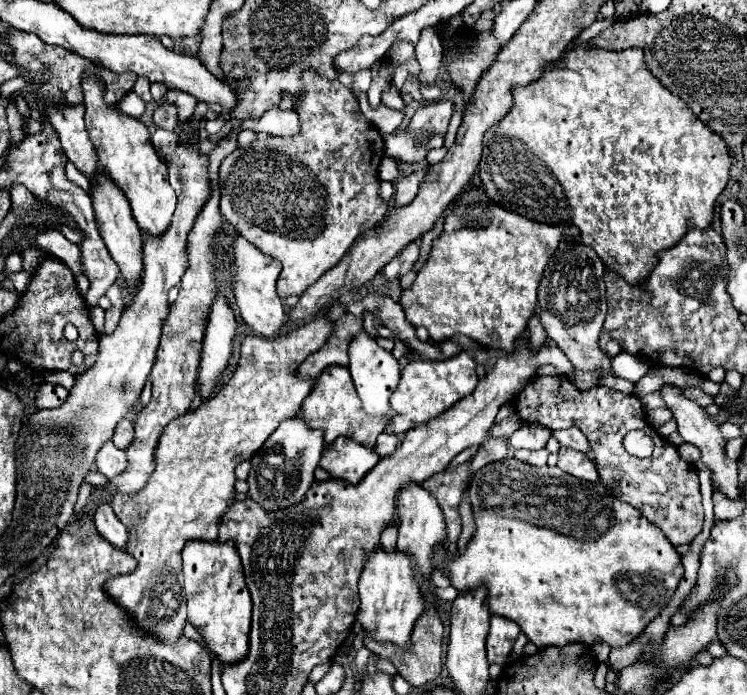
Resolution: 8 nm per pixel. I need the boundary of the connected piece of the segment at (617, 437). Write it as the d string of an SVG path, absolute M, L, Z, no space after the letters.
M537 376L517 394L515 408L525 422L537 422L549 430L577 426L587 436L589 446L595 452L599 482L615 498L631 504L649 518L649 522L657 524L675 546L691 544L693 538L701 534L703 506L695 466L683 462L677 448L655 430L649 430L649 436L655 442L651 458L633 458L623 448L623 436L629 430L639 428L647 432L647 422L643 420L645 412L637 396L621 394L603 386L579 392L565 376Z

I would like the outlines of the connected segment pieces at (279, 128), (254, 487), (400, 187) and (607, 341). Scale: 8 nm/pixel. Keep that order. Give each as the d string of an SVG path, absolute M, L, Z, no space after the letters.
M277 106L265 112L265 116L257 122L257 132L267 132L273 136L293 138L301 132L297 112L295 110L279 110Z
M301 416L285 420L261 446L261 450L251 458L251 472L247 478L249 496L265 510L279 512L289 510L299 504L311 484L315 482L315 468L319 466L323 452L323 436L321 432L313 432L307 428Z
M419 168L415 174L411 174L411 176L407 176L407 178L401 178L401 180L395 184L395 204L397 204L397 206L409 204L409 202L417 196L419 184L421 184L421 180L423 180L425 174L427 174L427 168Z
M605 334L599 338L599 348L601 348L601 352L607 354L609 358L613 358L613 356L617 356L617 354L621 352L621 346L619 346L611 336L605 336Z

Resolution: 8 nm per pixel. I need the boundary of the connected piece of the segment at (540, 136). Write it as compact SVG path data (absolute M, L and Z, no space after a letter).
M587 44L571 46L563 58L549 70L545 70L545 76L533 84L513 88L513 108L505 118L501 118L493 130L485 134L483 140L483 158L479 164L479 176L485 186L487 198L501 208L515 212L519 216L525 216L529 220L549 224L549 226L577 226L581 232L581 242L591 246L597 256L603 260L605 268L613 270L615 274L623 276L631 286L639 286L645 282L645 276L651 274L651 270L657 266L657 252L663 252L667 248L673 248L691 228L707 230L713 224L715 214L715 202L717 196L723 192L723 188L729 182L729 168L731 168L731 154L727 144L711 132L689 108L685 102L677 96L673 96L665 86L659 84L659 80L653 78L653 74L647 70L645 58L641 50L625 50L625 52L605 52L597 48L587 48Z

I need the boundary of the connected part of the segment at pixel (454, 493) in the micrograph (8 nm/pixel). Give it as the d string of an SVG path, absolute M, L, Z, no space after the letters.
M469 462L459 464L453 470L443 470L439 474L433 474L431 478L427 478L421 486L431 492L443 514L445 514L445 522L447 522L447 538L449 538L449 548L457 550L457 538L461 534L461 518L457 512L457 506L461 502L461 494L463 494L463 486L467 484L469 478Z

